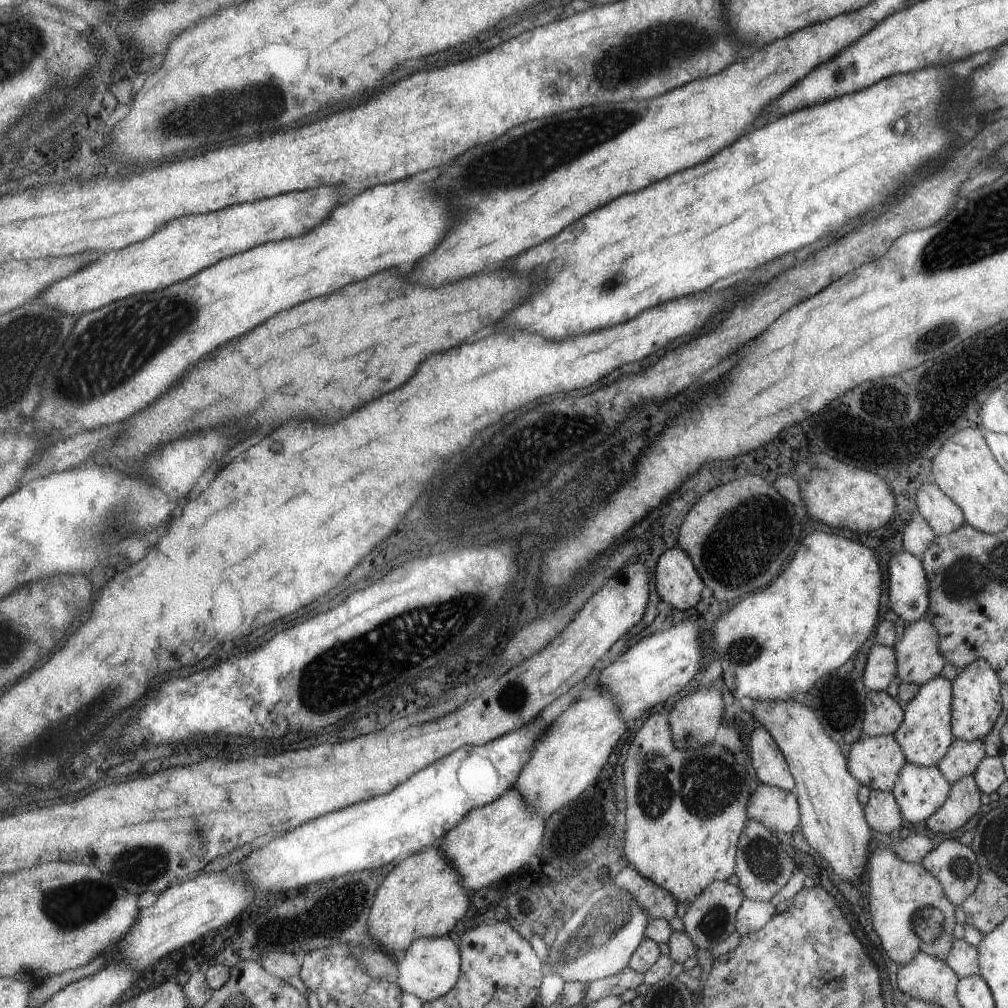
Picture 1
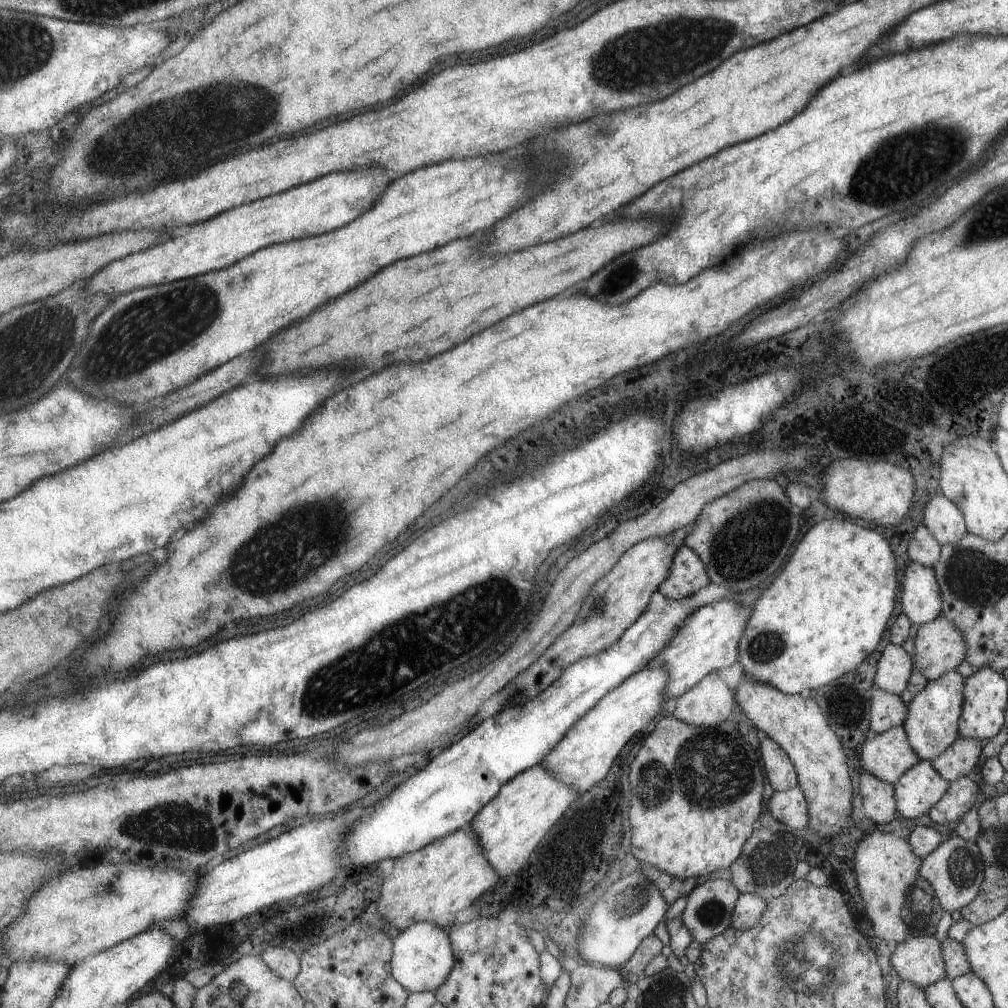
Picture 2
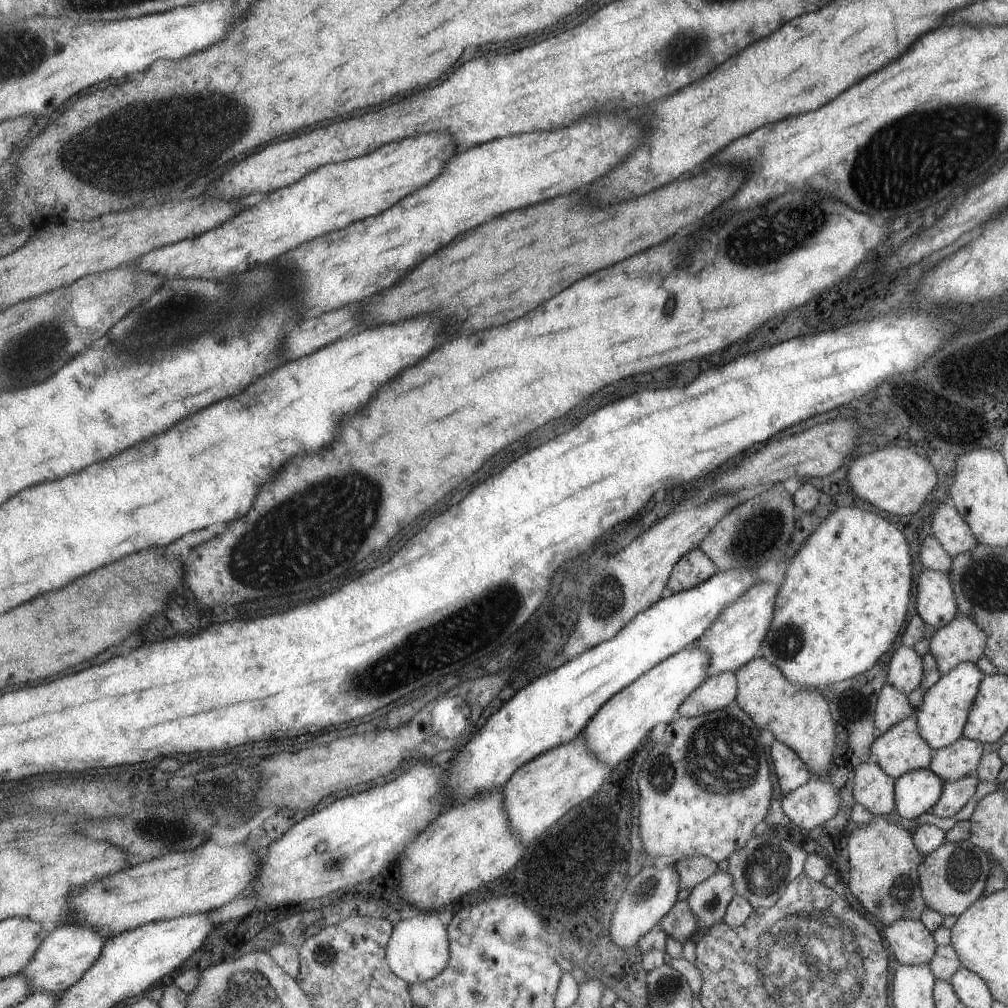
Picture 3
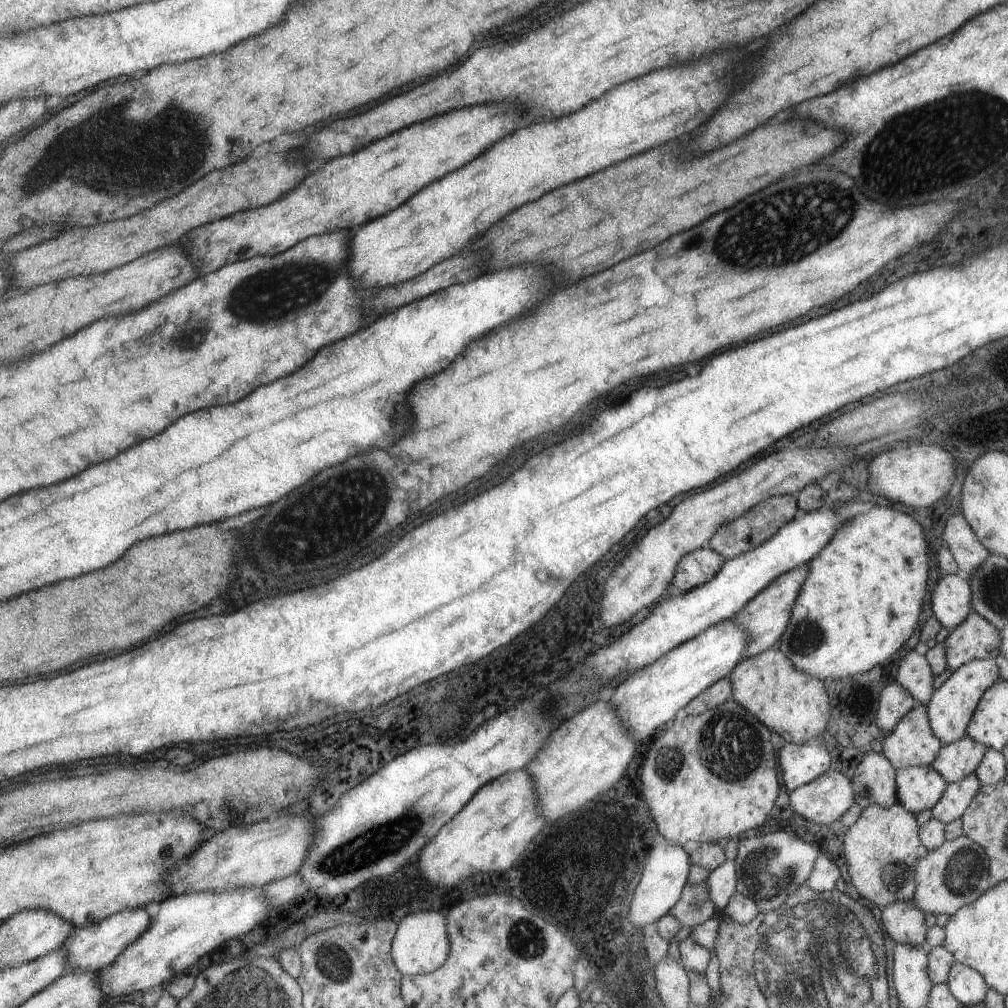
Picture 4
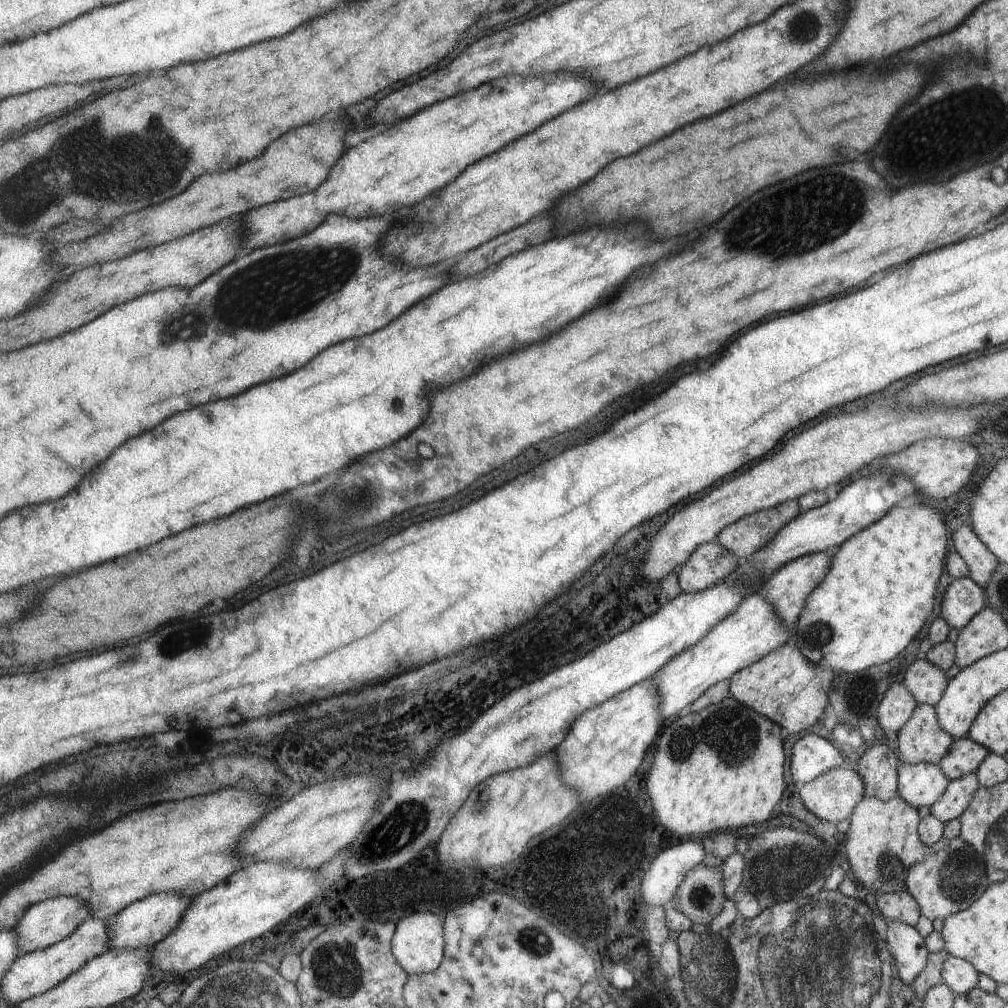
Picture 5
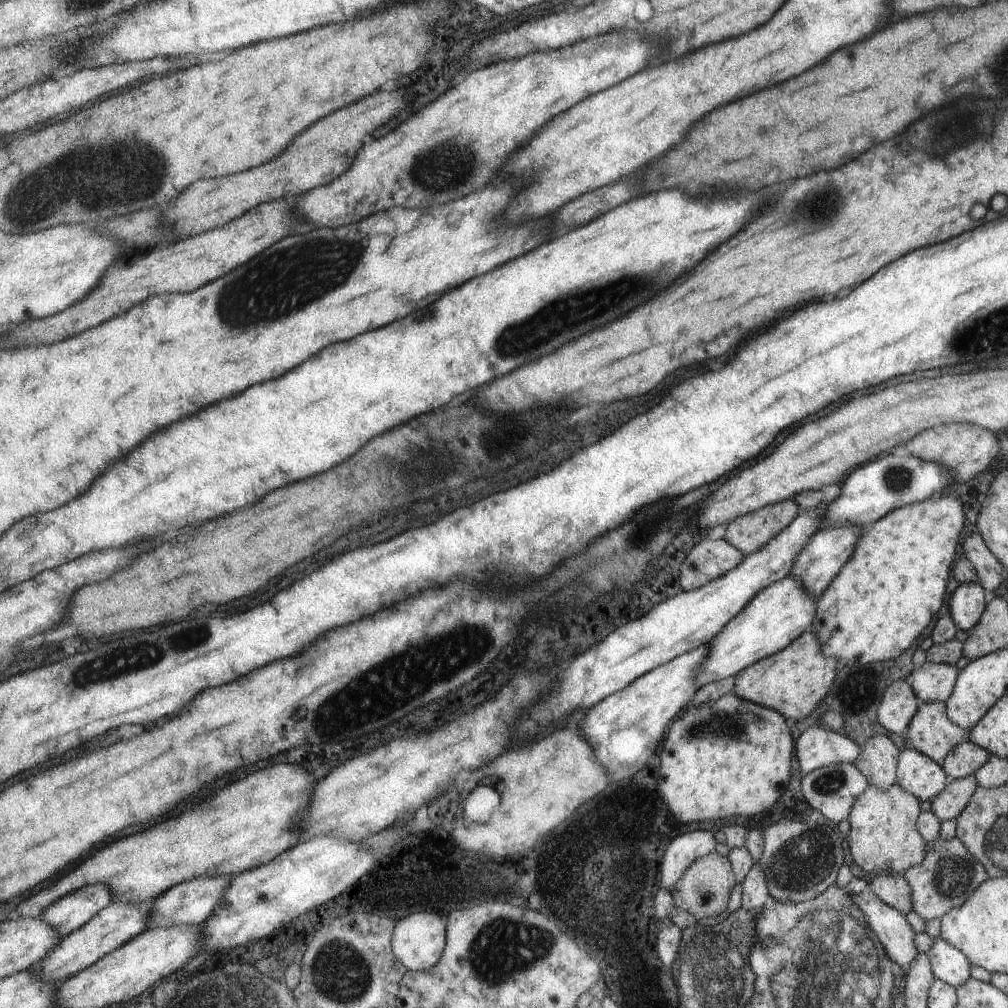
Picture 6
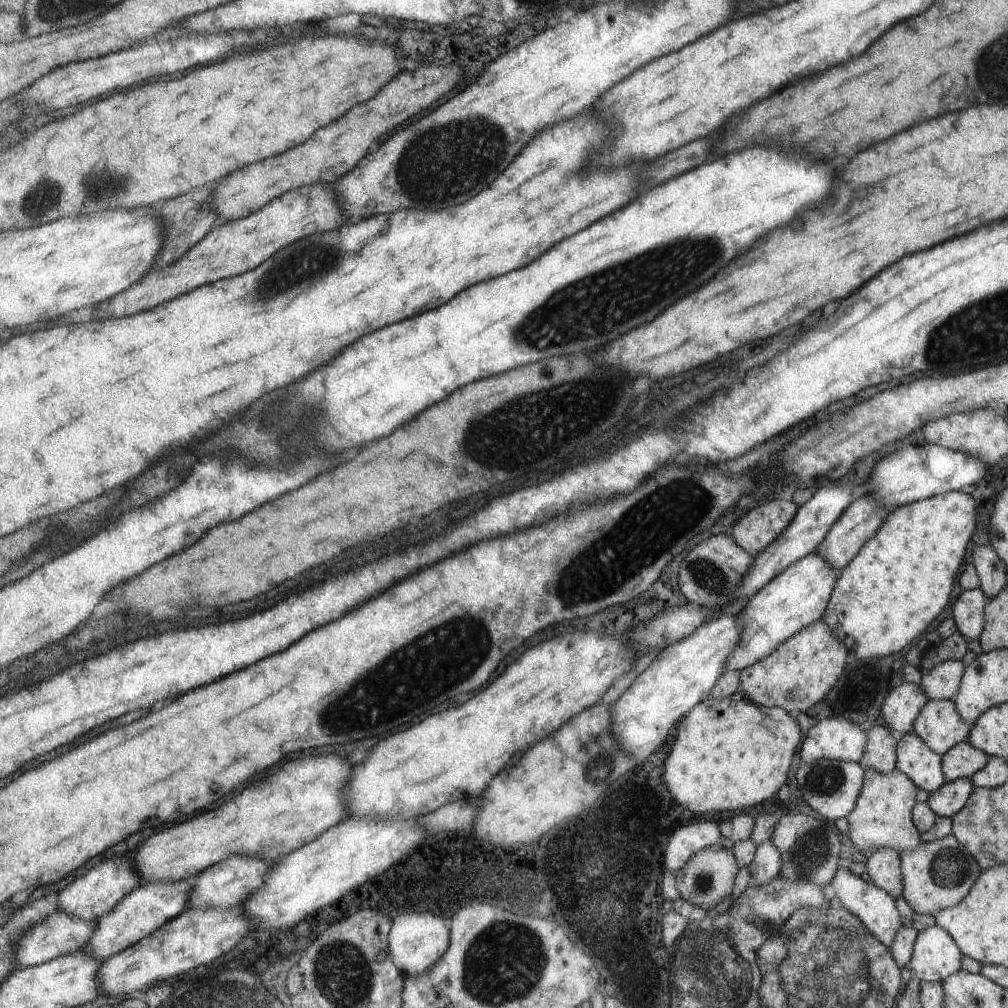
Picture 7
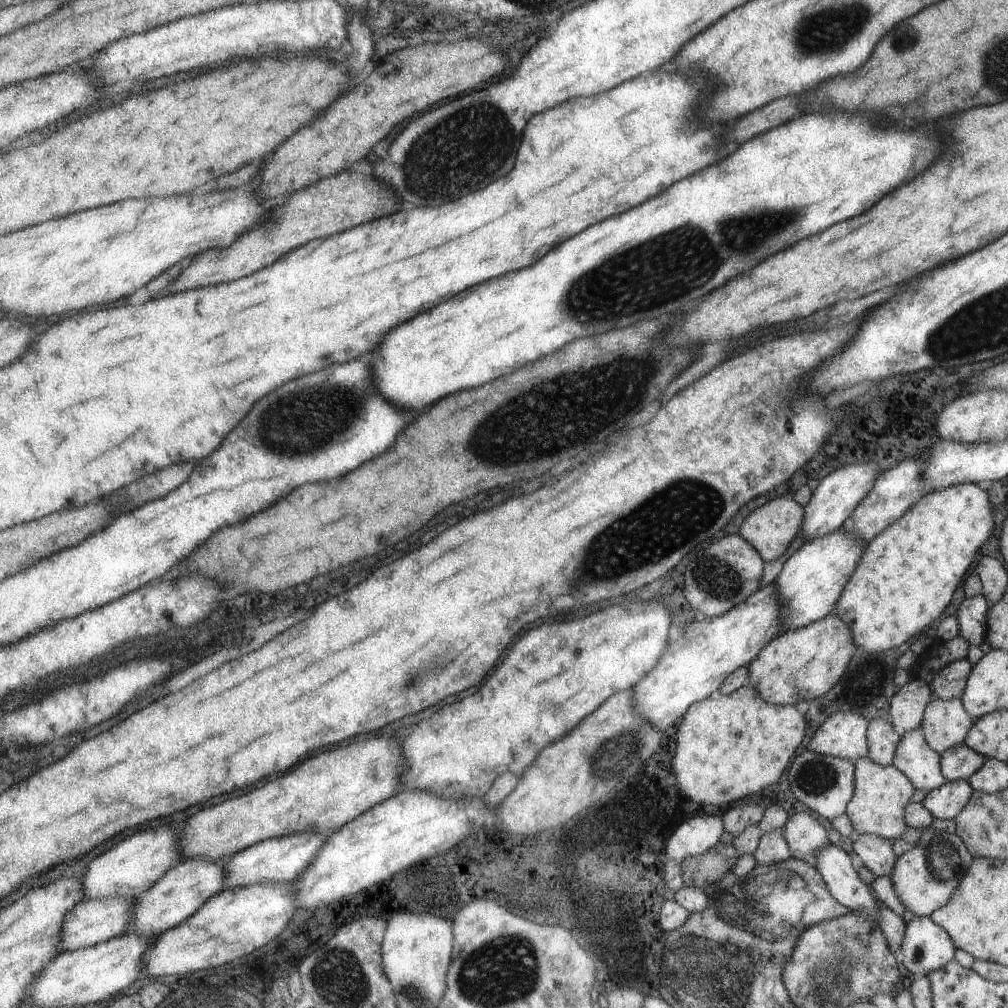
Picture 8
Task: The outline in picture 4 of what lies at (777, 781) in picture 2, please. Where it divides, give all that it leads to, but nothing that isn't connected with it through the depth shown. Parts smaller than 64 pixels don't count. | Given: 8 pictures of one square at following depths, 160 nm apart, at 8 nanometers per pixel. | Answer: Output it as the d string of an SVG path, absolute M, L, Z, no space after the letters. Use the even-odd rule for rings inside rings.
M810 741L802 745L783 743L777 752L781 778L790 793L828 770L832 757L821 744Z

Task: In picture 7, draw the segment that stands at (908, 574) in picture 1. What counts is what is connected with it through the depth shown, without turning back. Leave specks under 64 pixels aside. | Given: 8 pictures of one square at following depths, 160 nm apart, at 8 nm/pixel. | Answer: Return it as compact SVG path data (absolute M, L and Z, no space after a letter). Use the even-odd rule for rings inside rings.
M979 586L974 589L963 590L951 606L956 630L965 639L978 638L981 629L984 628L985 595Z

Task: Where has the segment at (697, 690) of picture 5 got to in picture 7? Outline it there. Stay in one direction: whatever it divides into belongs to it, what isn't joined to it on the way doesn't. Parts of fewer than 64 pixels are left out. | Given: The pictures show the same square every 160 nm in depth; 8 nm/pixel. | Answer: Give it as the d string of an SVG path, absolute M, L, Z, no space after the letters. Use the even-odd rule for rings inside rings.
M811 552L792 562L781 574L749 597L745 607L738 614L741 640L728 658L724 670L742 671L746 666L767 657L773 649L777 649L804 626L819 620L825 605L828 604L838 572L824 559L819 558L819 555Z

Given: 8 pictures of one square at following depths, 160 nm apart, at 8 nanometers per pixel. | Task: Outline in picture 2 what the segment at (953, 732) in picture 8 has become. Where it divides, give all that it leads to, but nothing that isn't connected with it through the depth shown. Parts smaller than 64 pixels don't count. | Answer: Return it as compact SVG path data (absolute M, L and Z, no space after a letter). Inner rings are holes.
M902 725L874 733L861 743L858 756L861 770L892 785L919 761Z

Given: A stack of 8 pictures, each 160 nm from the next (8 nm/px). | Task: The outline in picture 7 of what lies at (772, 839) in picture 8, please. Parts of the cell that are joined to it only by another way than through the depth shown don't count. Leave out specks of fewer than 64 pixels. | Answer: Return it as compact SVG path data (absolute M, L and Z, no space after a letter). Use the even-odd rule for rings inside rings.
M770 839L756 846L748 871L750 872L749 886L768 883L780 872L780 851Z

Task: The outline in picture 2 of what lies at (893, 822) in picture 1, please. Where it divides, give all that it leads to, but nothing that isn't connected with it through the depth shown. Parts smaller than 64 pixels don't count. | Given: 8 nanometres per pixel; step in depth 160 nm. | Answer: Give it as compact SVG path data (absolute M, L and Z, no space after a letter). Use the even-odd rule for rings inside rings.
M862 771L858 788L862 796L862 810L869 820L885 824L896 818L895 790L892 784Z

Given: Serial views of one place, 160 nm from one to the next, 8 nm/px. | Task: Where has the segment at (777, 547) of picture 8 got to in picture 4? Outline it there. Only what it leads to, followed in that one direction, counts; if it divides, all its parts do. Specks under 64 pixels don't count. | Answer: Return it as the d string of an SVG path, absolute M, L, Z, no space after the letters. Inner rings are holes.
M781 495L766 498L764 501L750 506L745 510L745 514L742 514L737 520L723 525L710 540L708 546L721 554L726 561L731 560L755 549L756 546L763 544L768 538L777 534L789 520L794 519L795 510L797 510L797 504L795 504L793 496Z

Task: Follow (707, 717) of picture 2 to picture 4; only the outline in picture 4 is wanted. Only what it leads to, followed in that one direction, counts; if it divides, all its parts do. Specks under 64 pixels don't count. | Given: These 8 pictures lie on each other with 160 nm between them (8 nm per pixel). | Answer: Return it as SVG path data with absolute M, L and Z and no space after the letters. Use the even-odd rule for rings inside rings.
M727 675L718 680L708 689L705 689L697 698L694 698L684 709L681 709L679 715L684 719L686 716L697 716L725 704L734 698L734 686L732 678Z

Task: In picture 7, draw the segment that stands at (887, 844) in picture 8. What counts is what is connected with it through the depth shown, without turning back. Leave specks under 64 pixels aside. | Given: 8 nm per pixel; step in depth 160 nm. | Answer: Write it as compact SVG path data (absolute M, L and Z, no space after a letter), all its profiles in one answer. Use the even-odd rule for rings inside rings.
M880 847L868 856L865 866L870 882L901 901L903 892L900 855L893 848Z

